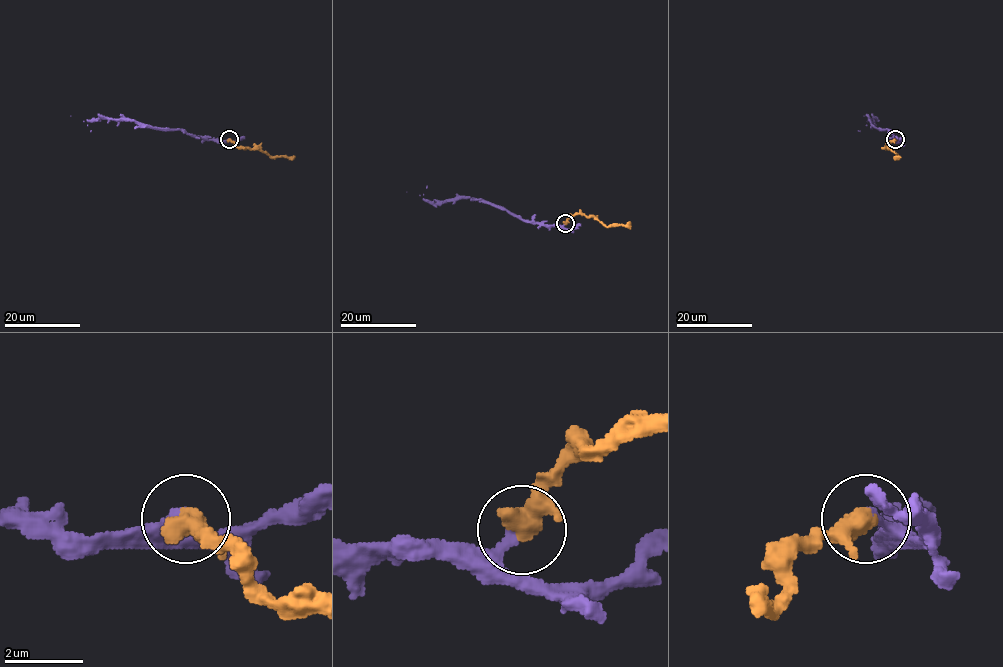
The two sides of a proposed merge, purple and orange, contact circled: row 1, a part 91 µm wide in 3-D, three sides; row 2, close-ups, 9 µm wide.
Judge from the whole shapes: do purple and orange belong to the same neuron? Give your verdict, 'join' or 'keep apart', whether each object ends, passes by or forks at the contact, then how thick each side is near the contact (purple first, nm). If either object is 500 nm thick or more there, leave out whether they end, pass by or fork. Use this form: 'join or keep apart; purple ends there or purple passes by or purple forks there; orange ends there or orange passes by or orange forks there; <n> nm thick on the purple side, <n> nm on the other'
join; purple ends there; orange passes by; 280 nm thick on the purple side, 440 nm on the other

